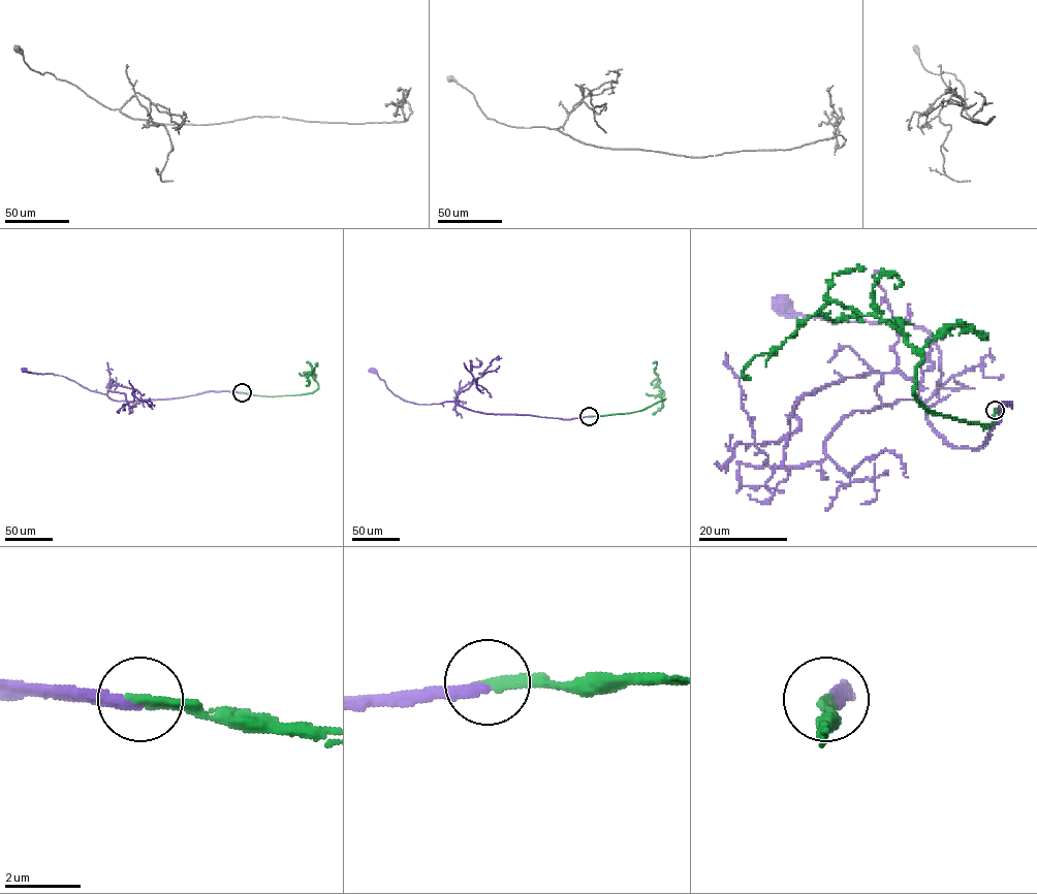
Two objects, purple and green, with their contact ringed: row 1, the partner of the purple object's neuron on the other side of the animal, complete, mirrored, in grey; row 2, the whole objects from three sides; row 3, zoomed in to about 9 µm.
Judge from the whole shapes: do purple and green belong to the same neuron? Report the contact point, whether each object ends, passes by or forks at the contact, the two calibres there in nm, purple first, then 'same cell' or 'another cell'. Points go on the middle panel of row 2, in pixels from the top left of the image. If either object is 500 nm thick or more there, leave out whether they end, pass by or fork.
place (589, 416); purple ends; green ends; calibres 300 and 260 nm; same cell

